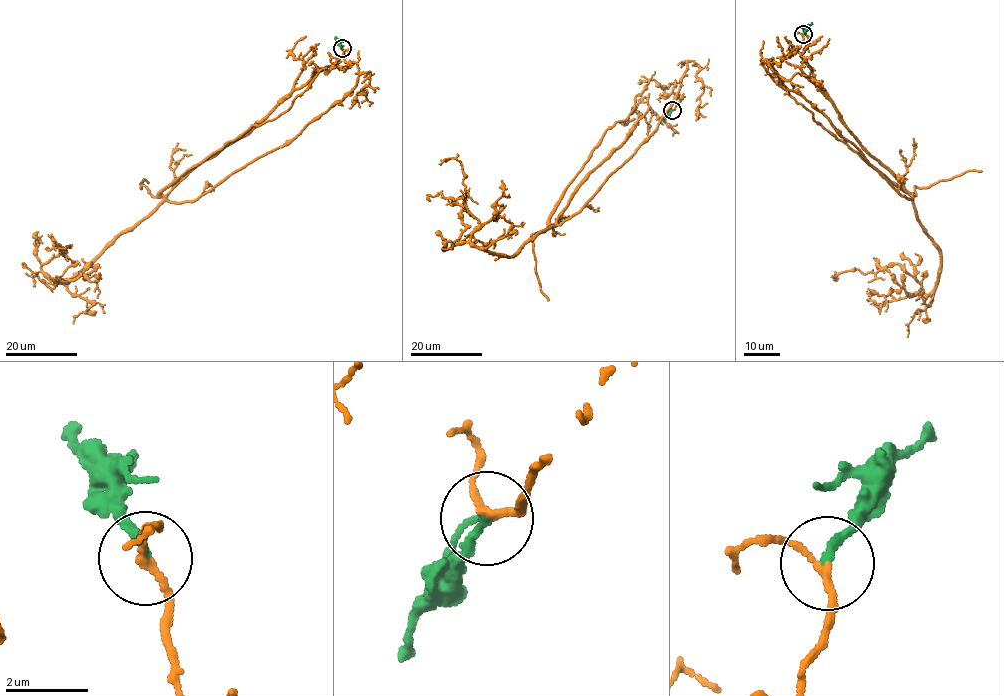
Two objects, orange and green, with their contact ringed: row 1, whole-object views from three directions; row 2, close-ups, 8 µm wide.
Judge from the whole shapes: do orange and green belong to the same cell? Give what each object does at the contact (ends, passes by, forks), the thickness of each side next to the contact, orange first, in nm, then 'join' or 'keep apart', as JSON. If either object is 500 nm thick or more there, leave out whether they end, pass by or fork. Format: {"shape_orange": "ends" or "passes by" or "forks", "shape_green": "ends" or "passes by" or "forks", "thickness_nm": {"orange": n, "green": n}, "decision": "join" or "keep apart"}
{"shape_orange": "passes by", "shape_green": "ends", "thickness_nm": {"orange": 150, "green": 200}, "decision": "join"}

